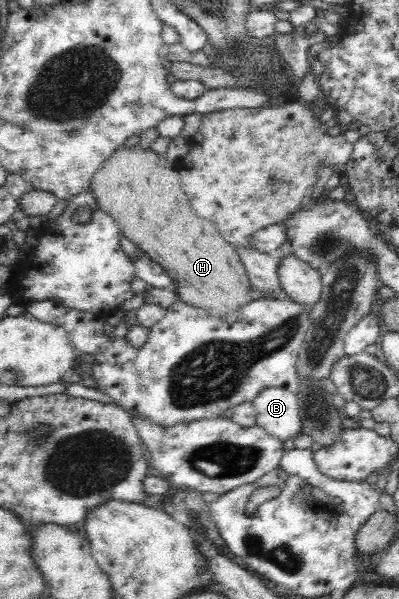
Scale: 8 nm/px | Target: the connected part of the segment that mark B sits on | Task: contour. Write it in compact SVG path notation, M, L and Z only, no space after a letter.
M263 387L250 402L256 411L256 423L290 445L300 431L301 407L296 394L284 387Z

